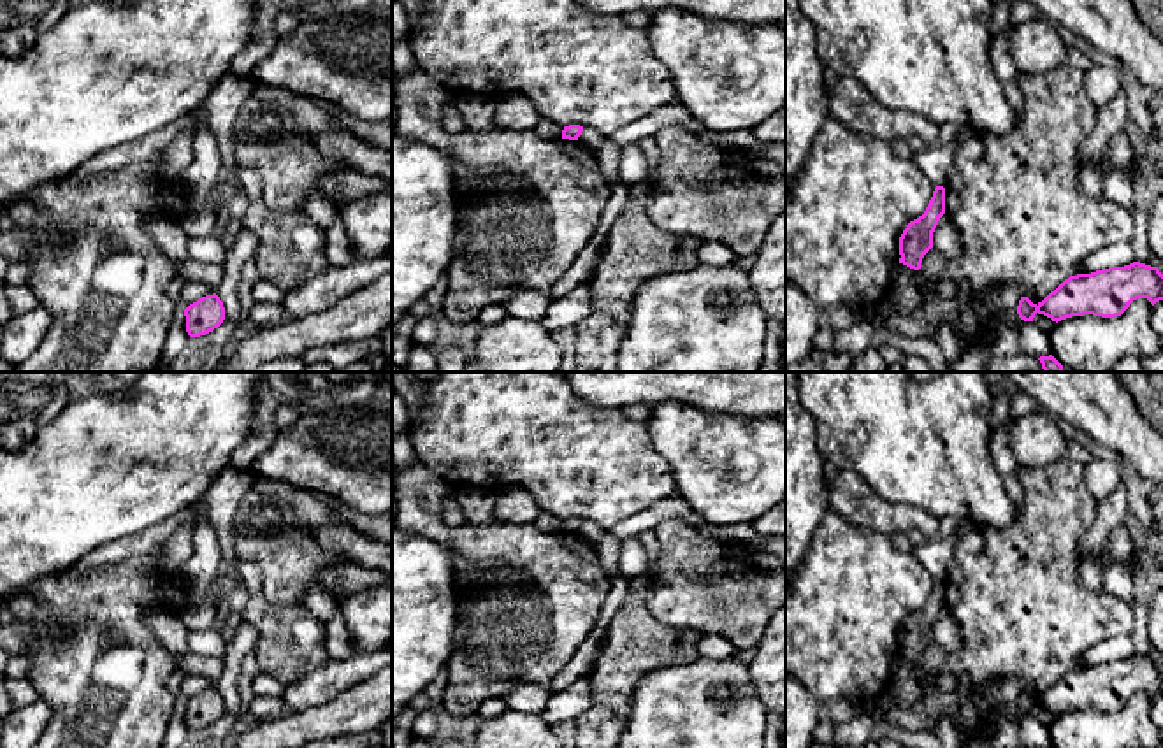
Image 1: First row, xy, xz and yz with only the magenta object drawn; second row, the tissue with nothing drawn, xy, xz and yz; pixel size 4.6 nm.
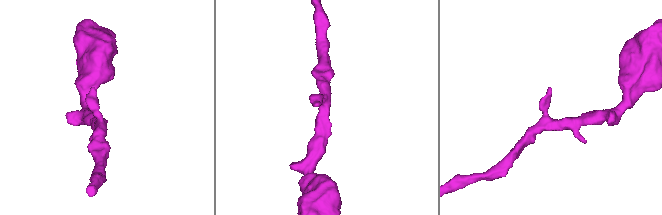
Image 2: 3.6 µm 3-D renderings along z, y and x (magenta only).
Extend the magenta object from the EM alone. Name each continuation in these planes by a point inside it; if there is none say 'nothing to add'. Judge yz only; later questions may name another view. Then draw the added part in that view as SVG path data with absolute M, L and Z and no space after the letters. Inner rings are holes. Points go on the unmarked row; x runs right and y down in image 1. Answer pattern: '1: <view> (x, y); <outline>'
nothing to add

